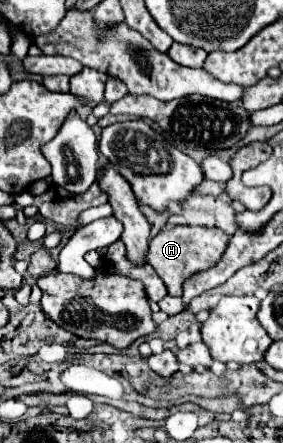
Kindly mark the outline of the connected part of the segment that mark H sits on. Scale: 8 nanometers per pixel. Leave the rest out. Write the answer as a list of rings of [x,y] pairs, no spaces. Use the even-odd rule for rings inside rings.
[[[174,226],[174,228],[162,228],[152,240],[150,240],[150,252],[148,252],[148,264],[156,270],[156,274],[162,278],[162,282],[168,288],[170,296],[180,296],[182,292],[182,280],[186,276],[200,272],[204,268],[214,266],[222,252],[226,250],[228,234],[220,228],[208,228],[208,226]]]

